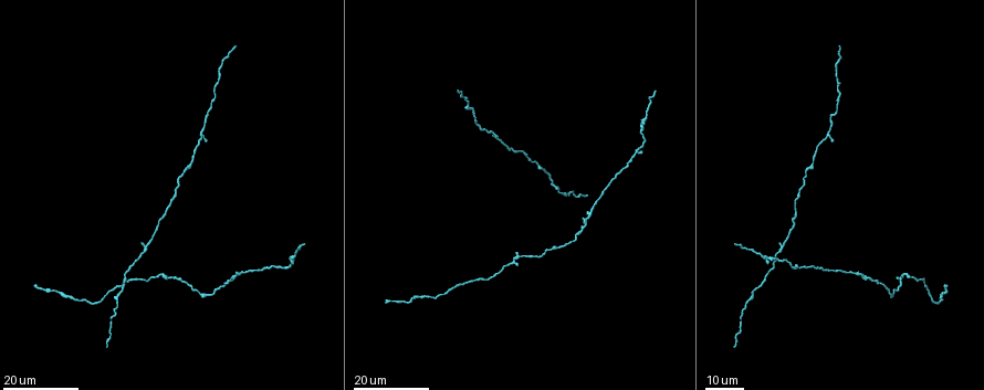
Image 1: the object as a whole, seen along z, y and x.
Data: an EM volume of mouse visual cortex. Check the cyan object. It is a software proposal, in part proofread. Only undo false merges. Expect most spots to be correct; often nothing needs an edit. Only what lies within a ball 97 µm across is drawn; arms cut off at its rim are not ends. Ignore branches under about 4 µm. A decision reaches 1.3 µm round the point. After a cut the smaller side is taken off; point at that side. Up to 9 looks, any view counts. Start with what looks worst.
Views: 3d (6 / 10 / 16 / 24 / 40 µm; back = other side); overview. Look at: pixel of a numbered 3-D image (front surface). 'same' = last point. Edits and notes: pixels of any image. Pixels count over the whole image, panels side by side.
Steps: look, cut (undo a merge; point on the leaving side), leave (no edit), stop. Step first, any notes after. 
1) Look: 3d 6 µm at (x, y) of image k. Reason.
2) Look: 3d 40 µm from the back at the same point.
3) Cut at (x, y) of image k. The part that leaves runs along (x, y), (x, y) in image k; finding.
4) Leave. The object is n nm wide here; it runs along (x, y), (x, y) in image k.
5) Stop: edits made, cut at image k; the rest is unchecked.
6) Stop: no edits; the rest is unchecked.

Look: 3d 16 µm at (636, 152) of image 1. Calibre changes.

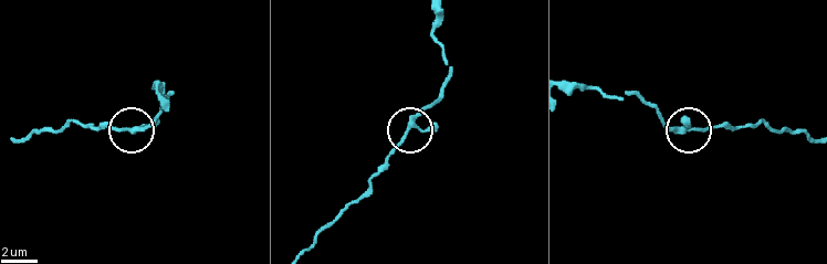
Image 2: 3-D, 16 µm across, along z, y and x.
Look: 3d 10 µm at (126, 129) of image 2.

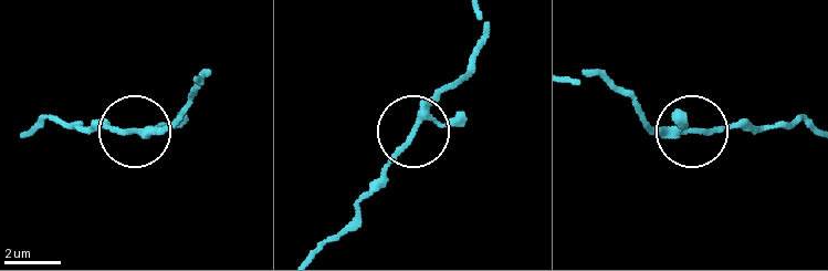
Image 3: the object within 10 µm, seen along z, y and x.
Leave. The object is 160 nm wide here; it runs along (30, 132), (59, 121), (158, 132), (177, 121) in image 3; continuous, no second neuron.

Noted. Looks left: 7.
Look: 3d 16 µm at (512, 260) of image 1.

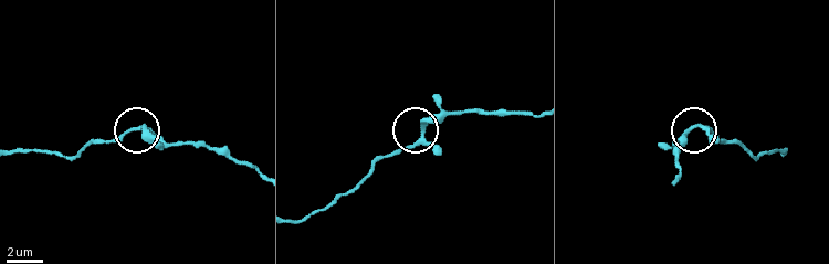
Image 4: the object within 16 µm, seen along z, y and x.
Look: 3d 10 µm at (420, 135) of image 4.

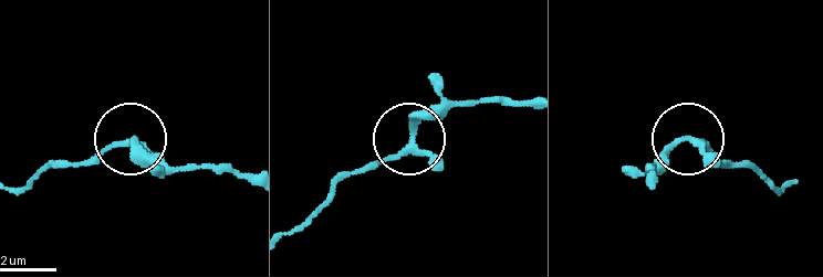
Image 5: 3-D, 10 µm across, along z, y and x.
Leave. It runs along (250, 184), (165, 163), (136, 141), (82, 163) in image 5; continuous, no second neuron.

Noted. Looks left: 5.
Look: 3d 16 µm at (588, 211) of image 1.

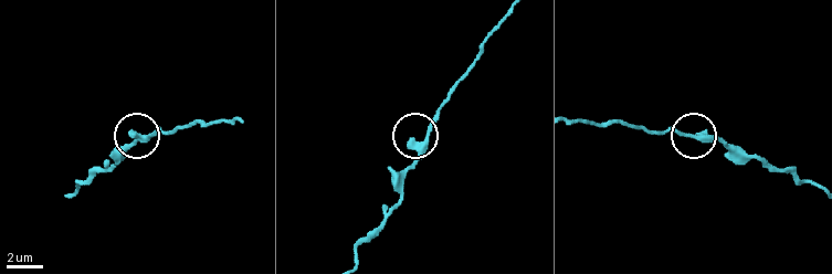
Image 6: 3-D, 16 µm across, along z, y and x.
Look: 3d 6 µm at (409, 145) of image 6.

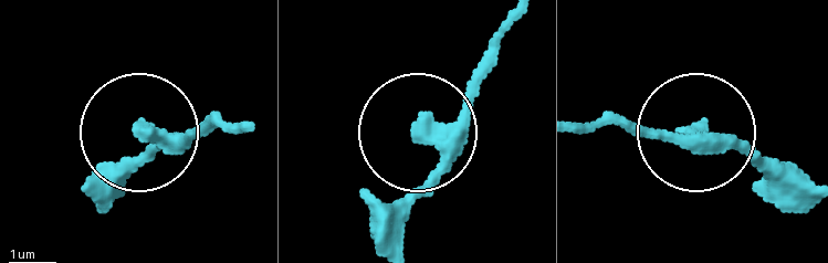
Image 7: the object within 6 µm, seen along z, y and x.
Look: 3d 6 µm from the back at (420, 127) of image 7.

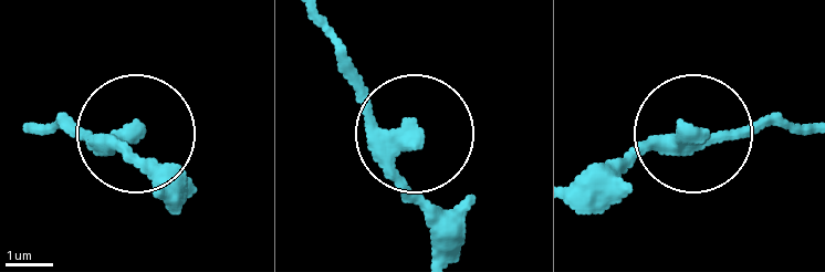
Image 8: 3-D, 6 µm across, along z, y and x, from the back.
Leave. The object is 360 nm wide here; it runs along (420, 131), (393, 175), (424, 218) in image 8; all the same neuron.

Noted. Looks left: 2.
Look: 3d 24 µm at (516, 152) of image 1.

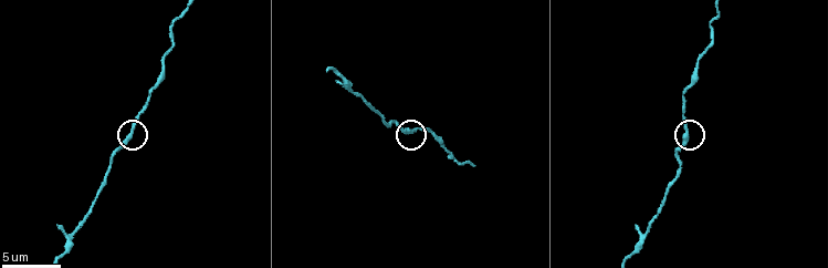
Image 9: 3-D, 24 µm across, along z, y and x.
Look: 3d 10 µm at (127, 138) of image 9.

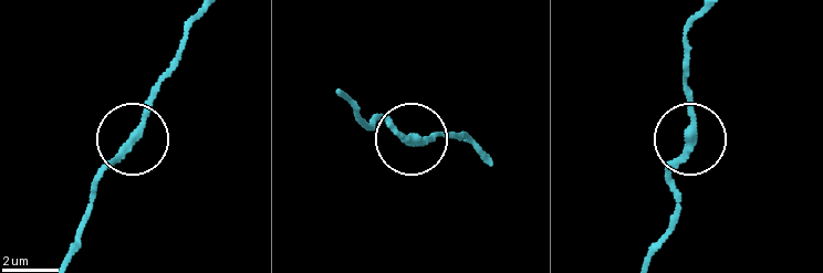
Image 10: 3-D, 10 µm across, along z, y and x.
Leave. The object is 270 nm wide here; one neuron here.

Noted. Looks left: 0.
Stop: no edits; the rest is unchecked.

